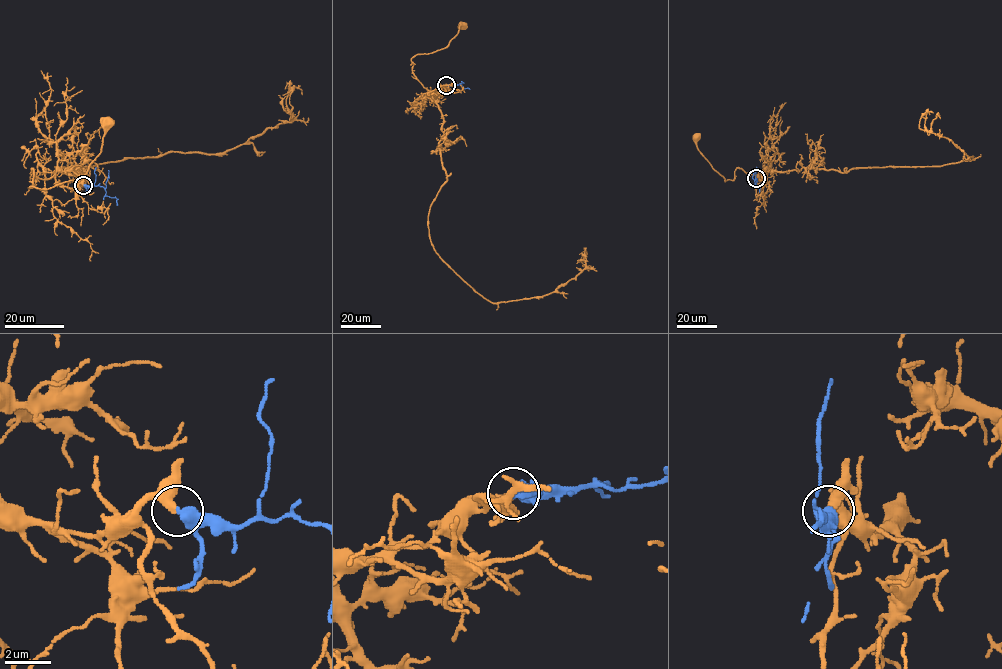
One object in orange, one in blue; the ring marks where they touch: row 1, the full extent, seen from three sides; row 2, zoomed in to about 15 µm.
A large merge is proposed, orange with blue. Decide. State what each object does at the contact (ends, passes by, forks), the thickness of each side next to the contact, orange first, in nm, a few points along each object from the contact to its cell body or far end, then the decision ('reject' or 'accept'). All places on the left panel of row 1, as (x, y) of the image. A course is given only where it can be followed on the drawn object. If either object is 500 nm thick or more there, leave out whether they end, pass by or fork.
orange passes by | blue passes by | 320/400 nm | orange via (83, 184), (62, 186), (32, 169), (31, 187), (81, 178), (100, 152), (106, 124) | blue via (83, 184), (100, 185), (106, 196), (117, 199), (117, 205) | accept

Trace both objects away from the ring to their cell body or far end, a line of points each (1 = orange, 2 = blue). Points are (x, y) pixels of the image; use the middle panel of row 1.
1: (446, 85), (439, 90), (426, 89), (412, 71), (411, 58), (445, 48), (461, 26)
2: (446, 85), (461, 83), (469, 88)

